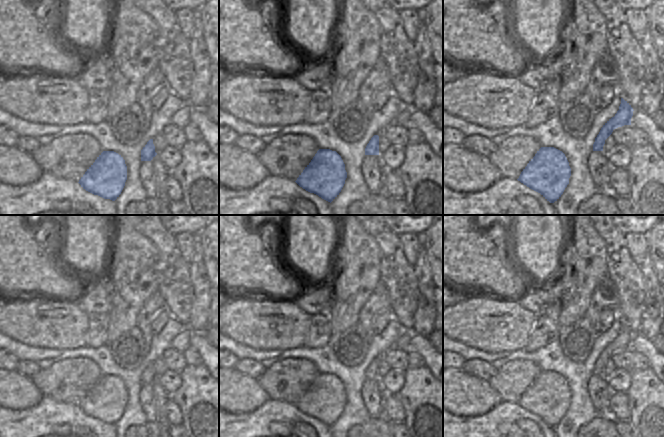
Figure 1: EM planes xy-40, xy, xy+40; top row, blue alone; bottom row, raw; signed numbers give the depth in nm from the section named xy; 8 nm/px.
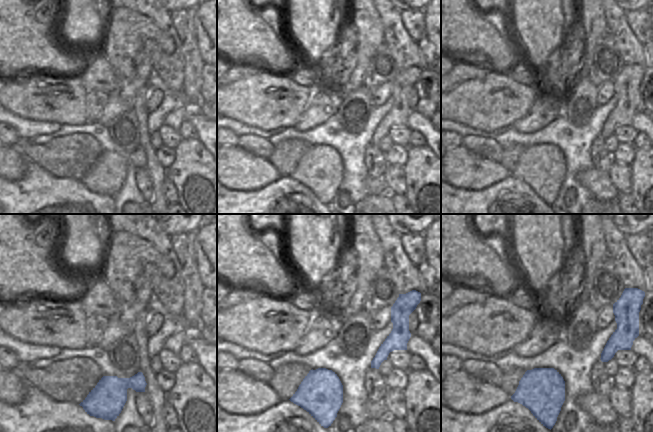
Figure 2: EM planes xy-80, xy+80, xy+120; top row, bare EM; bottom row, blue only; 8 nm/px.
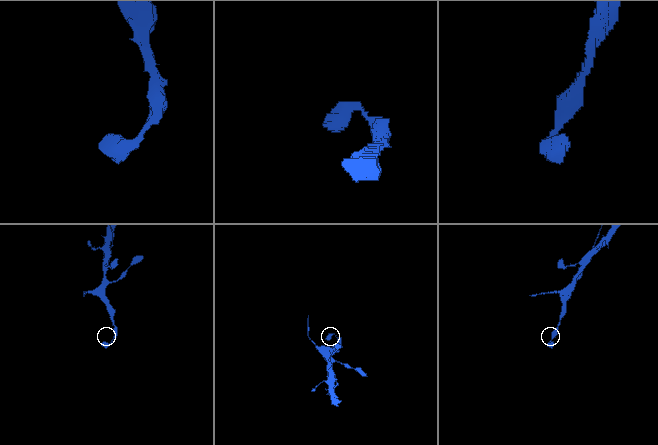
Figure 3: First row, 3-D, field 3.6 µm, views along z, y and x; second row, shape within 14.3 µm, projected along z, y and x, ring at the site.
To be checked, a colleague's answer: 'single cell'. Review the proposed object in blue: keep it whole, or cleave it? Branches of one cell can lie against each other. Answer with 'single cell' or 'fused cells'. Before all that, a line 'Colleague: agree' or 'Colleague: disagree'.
Colleague: agree
single cell

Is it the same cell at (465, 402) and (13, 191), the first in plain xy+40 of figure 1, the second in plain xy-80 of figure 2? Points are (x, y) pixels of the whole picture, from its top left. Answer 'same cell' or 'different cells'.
different cells

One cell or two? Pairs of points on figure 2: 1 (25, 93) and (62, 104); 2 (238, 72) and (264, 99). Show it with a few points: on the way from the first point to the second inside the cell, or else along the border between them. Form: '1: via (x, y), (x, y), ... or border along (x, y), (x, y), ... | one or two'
1: via (34, 96), (50, 111), (53, 111) | one
2: border along (264, 68), (259, 73), (242, 77), (227, 85) | two

